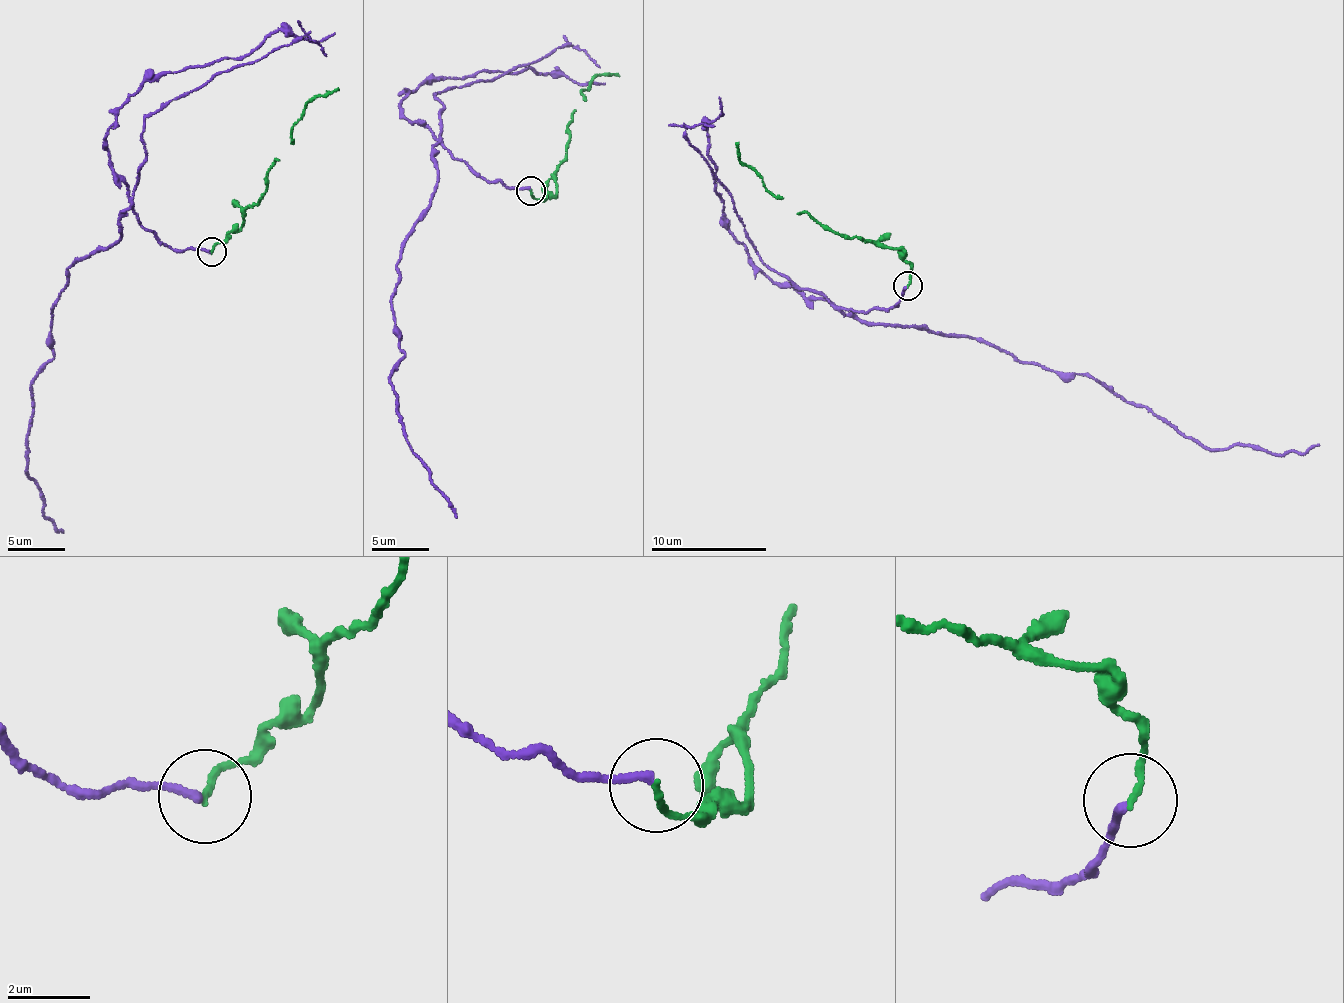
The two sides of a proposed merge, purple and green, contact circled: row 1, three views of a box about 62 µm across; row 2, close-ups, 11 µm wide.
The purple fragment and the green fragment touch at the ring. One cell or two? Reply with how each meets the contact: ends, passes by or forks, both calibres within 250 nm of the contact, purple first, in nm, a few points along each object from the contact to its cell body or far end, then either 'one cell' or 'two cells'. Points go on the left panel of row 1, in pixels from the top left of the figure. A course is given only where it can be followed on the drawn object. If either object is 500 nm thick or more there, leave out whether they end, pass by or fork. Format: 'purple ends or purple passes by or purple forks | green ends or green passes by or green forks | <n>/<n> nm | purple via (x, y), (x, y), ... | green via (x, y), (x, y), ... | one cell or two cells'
purple ends | green ends | 200/170 nm | purple via (211, 252), (171, 250), (131, 211), (115, 245), (67, 269), (26, 463), (62, 532) | green via (211, 252), (242, 223), (248, 205), (259, 203), (267, 172), (316, 95), (339, 90) | two cells

